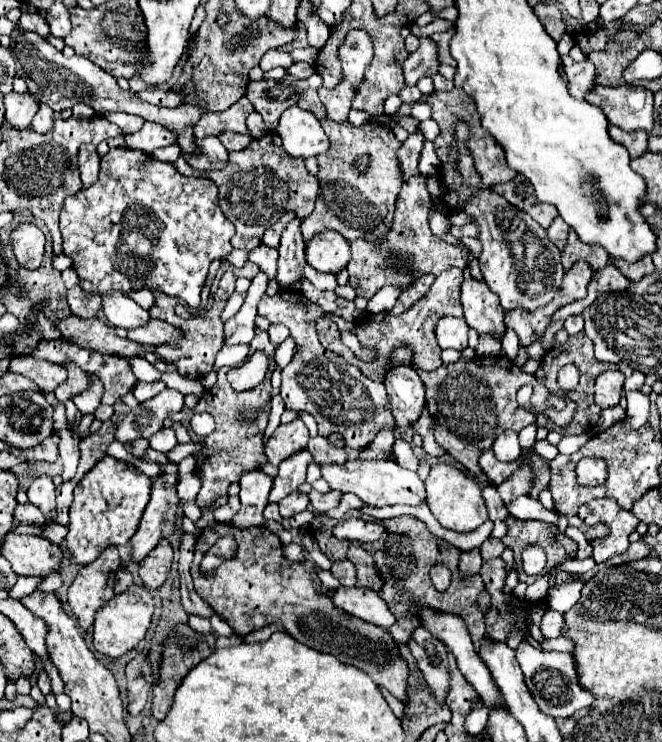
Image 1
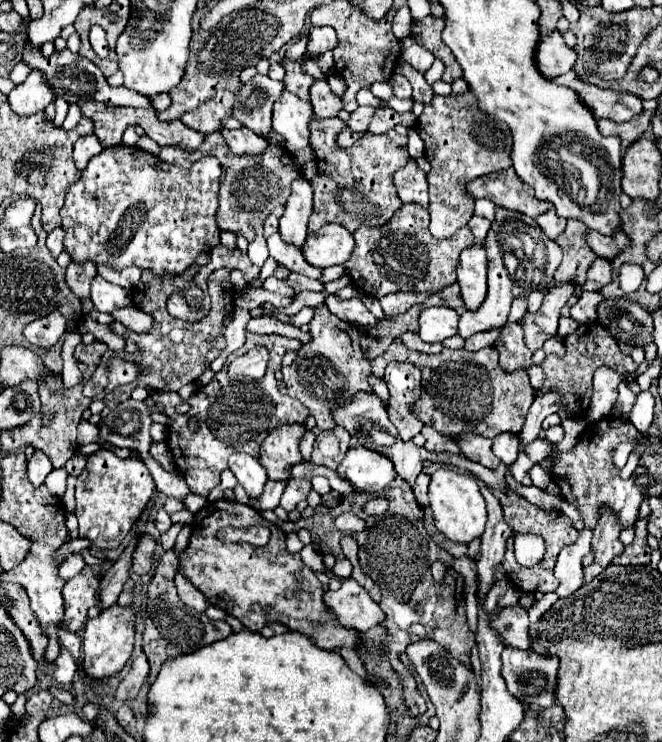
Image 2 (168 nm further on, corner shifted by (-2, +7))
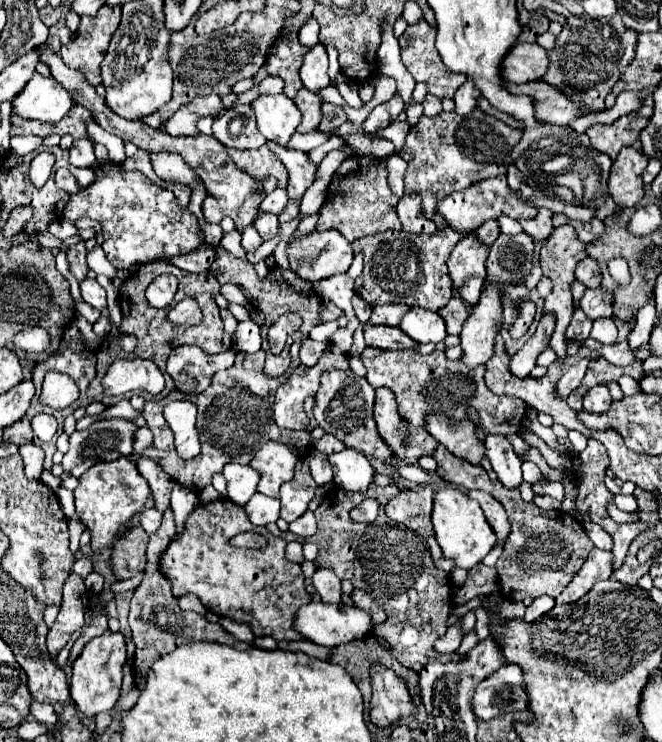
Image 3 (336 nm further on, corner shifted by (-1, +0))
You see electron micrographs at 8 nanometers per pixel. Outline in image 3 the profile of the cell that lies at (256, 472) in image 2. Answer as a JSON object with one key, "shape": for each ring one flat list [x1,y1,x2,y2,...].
{"shape":[[234,462,224,466,224,476,228,484,228,498,238,506,244,506,254,496,260,474,250,466,242,466]]}

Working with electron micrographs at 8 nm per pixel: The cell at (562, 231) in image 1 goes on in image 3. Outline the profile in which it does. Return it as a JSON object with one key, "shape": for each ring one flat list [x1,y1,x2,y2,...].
{"shape":[[540,208,536,218,532,218,532,220,520,220,520,224,522,224,524,232,530,234,536,242,538,240,546,240,552,234,552,230,554,230,552,212,546,210,546,208]]}

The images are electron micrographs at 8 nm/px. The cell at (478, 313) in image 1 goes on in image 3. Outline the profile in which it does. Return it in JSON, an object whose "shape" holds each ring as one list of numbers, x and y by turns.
{"shape":[[476,232,466,234,450,252,446,266,452,278,454,290,462,300,474,306,480,300,482,286,486,284,486,258,490,248,478,240]]}

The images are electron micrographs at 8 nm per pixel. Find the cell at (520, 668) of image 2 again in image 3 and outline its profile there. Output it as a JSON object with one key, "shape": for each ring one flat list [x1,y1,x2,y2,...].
{"shape":[[502,666,476,686,472,698,474,716,480,720,496,718,504,712,526,710,528,696,522,688,522,670,518,666]]}

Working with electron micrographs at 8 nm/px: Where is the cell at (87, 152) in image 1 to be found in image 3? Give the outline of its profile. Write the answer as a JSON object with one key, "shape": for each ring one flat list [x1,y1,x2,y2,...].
{"shape":[[88,138,74,140,70,148,70,164,76,168,88,168,94,160,94,144]]}

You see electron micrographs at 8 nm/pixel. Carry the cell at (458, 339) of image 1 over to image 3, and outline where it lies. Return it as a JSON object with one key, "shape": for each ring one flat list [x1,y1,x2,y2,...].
{"shape":[[410,308,404,316,402,322,398,324,404,334,408,334,416,342,442,342,446,334,446,324,440,314,432,310,422,310,422,308]]}

